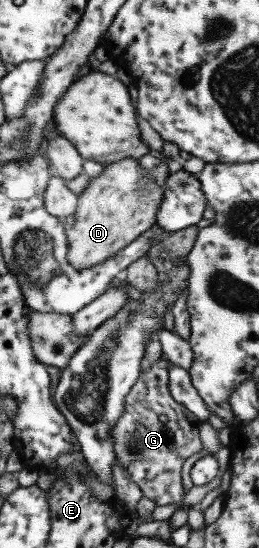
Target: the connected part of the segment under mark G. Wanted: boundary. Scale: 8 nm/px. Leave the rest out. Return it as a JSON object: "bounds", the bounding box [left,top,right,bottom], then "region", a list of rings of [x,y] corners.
{"bounds":[110,358,202,510],"region":[[[158,358],[150,368],[141,370],[136,382],[130,387],[130,391],[124,398],[124,410],[122,410],[120,418],[116,420],[110,435],[114,439],[112,451],[114,451],[116,460],[113,462],[121,464],[128,479],[138,485],[142,496],[149,498],[158,506],[173,504],[176,510],[182,507],[185,494],[180,468],[188,456],[196,454],[202,448],[201,440],[198,439],[198,428],[202,422],[170,396],[168,367],[170,367],[170,361]]]}

